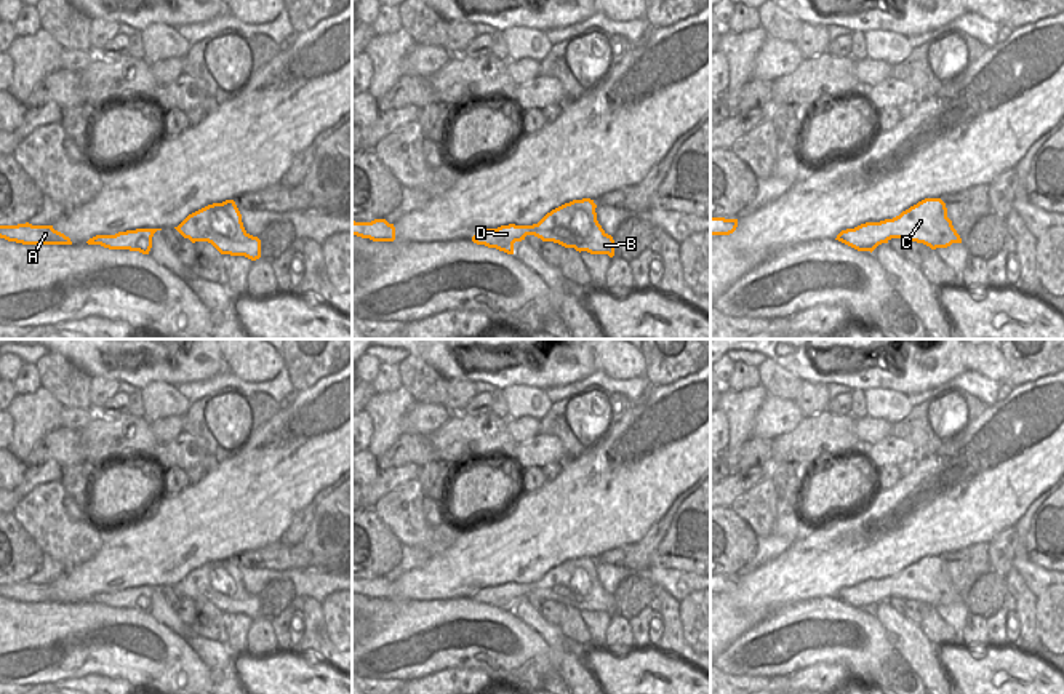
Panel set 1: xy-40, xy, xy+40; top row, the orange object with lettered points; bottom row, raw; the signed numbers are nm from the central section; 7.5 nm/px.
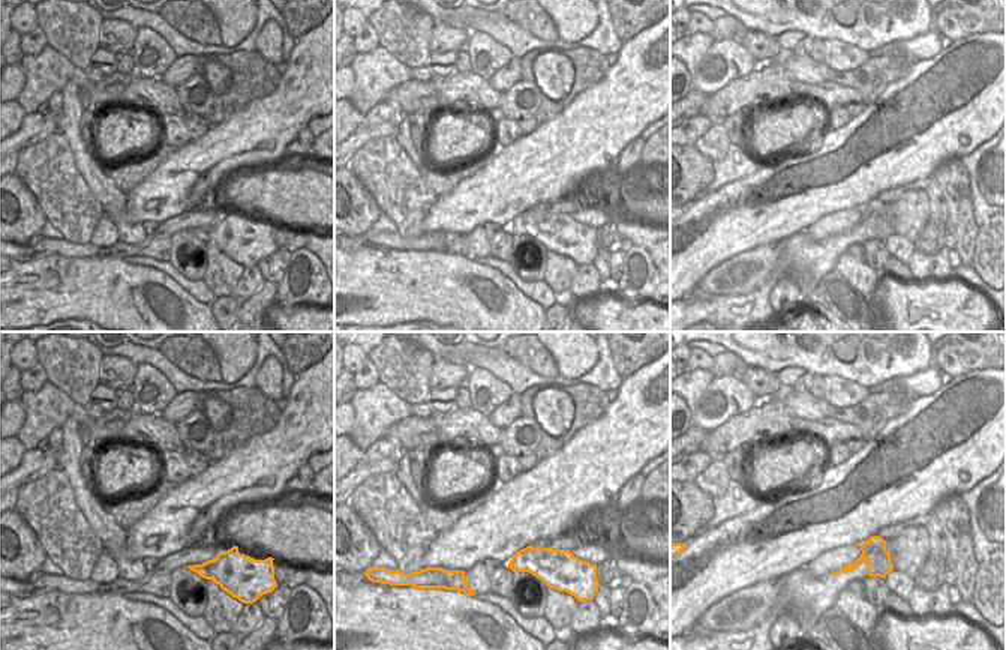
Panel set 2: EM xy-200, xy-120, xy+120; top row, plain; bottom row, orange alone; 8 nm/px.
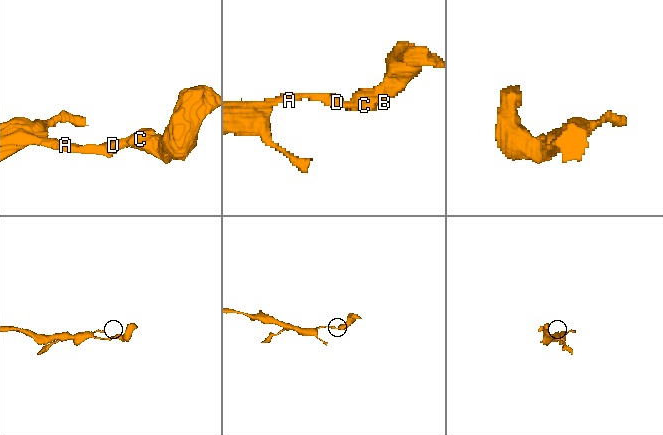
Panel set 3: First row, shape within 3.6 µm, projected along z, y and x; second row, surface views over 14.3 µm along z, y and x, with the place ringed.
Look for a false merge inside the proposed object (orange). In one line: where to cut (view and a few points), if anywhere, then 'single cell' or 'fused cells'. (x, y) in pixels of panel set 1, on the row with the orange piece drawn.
no cut | single cell

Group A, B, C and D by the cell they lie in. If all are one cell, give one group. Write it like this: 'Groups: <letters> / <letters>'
Groups: A B C D.

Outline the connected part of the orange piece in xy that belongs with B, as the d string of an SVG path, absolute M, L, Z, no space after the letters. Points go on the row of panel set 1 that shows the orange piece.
M590 198L573 200L547 213L538 224L509 224L486 229L474 235L472 241L514 254L515 241L525 240L526 235L534 235L542 241L554 241L579 253L587 251L613 257L614 240L598 224L595 208L597 205Z

